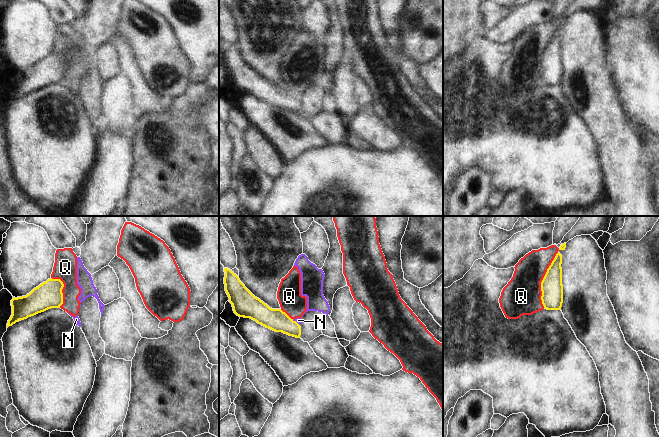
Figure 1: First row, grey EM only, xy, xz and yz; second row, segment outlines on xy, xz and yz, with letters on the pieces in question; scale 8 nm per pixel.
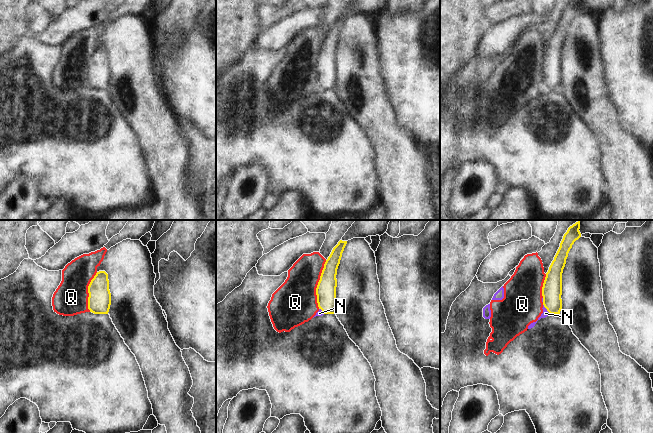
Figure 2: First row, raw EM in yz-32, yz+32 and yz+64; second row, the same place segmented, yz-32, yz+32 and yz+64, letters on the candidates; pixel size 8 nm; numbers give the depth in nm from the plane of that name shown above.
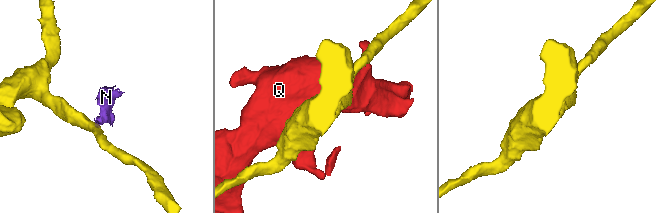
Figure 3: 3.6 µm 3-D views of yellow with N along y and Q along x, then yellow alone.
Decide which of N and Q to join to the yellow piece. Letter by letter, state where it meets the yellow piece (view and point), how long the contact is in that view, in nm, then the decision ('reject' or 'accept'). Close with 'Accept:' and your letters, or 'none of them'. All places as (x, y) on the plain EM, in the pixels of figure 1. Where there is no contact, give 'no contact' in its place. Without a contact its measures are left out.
N: meets yellow in xz at (296, 98); contact 80 nm long; reject
Q: meets yellow in yz at (542, 56); contact 460 nm long; reject
Accept: none of them

